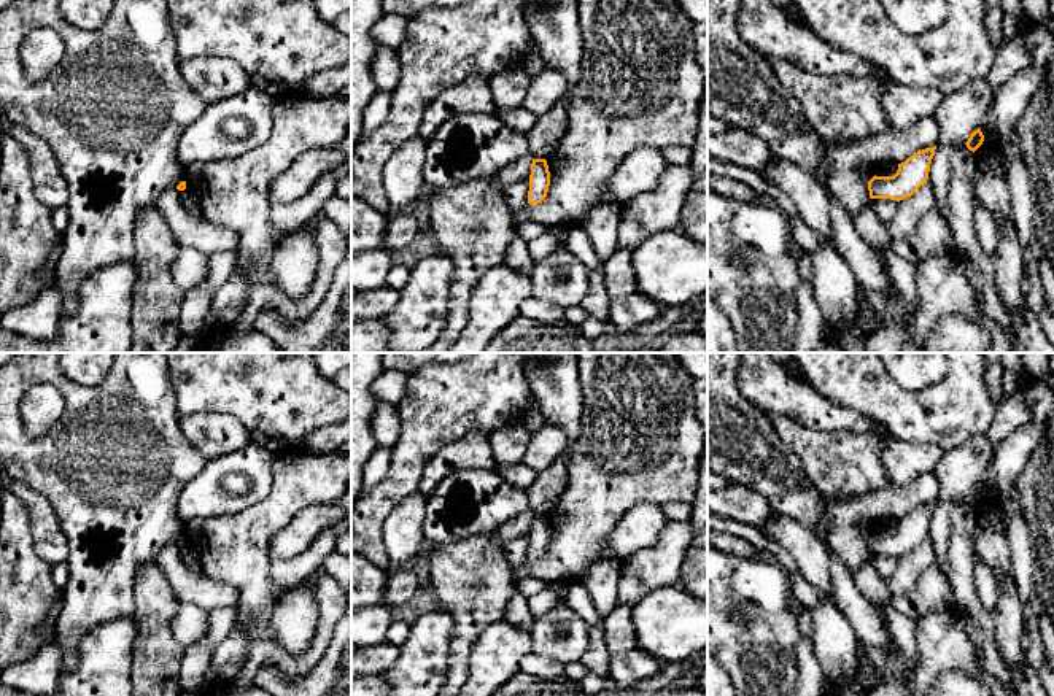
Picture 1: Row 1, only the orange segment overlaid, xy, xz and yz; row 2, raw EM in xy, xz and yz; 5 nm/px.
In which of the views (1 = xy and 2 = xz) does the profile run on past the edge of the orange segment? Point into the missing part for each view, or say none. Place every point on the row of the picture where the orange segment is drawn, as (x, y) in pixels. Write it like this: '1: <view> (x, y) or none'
1: none
2: none

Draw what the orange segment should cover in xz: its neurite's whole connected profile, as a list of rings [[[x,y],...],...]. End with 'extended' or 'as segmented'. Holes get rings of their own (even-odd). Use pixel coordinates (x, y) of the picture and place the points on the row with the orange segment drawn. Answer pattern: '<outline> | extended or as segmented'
[[[533,159],[529,175],[528,203],[537,205],[547,197],[550,172],[545,159]]] | as segmented

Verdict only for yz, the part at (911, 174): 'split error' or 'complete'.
complete

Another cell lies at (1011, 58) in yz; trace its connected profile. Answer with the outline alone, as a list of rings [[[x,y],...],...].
[[[1022,30],[997,51],[997,60],[992,65],[987,78],[994,94],[1022,70],[1027,70],[1032,64],[1030,52],[1025,49]]]

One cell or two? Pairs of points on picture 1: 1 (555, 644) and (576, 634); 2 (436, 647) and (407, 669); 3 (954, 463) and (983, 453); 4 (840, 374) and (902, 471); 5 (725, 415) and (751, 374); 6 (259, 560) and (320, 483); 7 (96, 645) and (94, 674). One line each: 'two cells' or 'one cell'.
1: one cell
2: one cell
3: one cell
4: two cells
5: two cells
6: one cell
7: one cell

